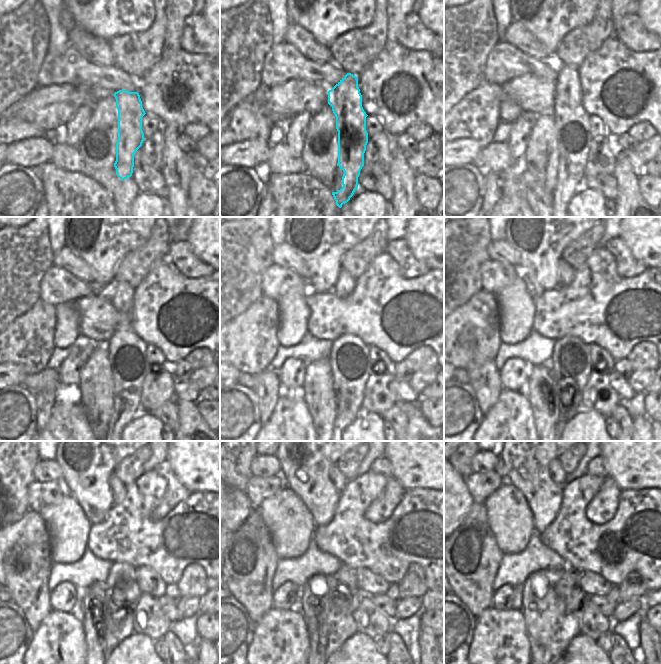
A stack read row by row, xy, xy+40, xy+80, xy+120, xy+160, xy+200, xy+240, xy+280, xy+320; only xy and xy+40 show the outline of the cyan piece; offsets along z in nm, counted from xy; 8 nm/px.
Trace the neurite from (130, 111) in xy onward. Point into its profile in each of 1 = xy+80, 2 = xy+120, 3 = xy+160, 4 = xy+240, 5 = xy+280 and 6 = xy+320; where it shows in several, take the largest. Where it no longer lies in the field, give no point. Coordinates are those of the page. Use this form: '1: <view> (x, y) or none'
1: xy+80 (573, 134)
2: xy+120 (126, 350)
3: xy+160 (349, 359)
4: xy+240 (124, 592)
5: xy+280 (347, 595)
6: xy+320 (571, 595)

